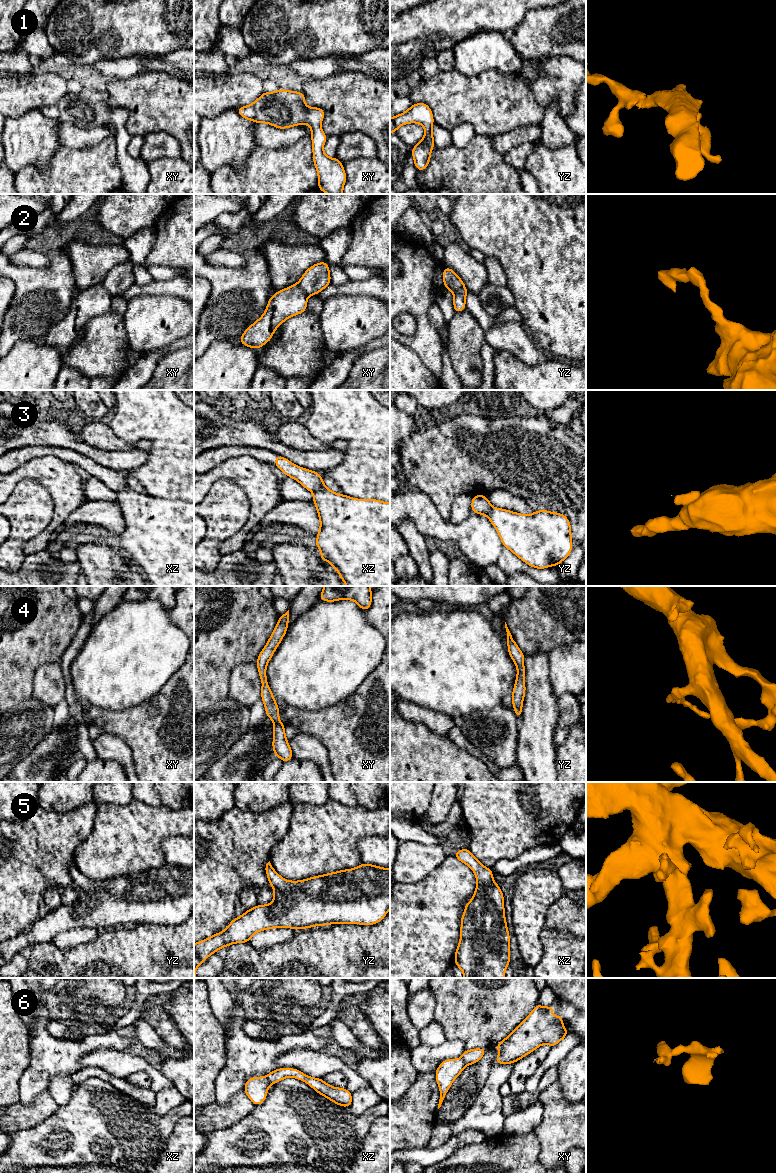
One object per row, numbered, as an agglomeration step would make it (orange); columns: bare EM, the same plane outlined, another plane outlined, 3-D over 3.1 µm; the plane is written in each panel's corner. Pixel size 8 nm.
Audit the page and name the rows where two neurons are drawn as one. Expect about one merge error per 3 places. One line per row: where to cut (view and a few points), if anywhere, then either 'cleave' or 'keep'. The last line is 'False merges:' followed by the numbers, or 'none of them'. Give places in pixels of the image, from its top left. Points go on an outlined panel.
1: no cut; keep
2: cut in xy along (297, 283), (307, 296); cleave
3: cut in xz along (323, 485), (313, 493); cleave
4: no cut; keep
5: no cut; keep
6: cut in xz along (266, 1076), (270, 1084); cleave
False merges: 2, 3, 6

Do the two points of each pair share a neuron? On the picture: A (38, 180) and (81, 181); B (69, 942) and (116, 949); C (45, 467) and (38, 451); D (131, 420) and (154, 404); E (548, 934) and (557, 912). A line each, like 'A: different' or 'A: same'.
A: same
B: different
C: different
D: same
E: different

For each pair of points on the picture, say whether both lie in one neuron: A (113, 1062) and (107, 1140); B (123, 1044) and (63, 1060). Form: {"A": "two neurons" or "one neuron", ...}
{"A": "two neurons", "B": "one neuron"}

